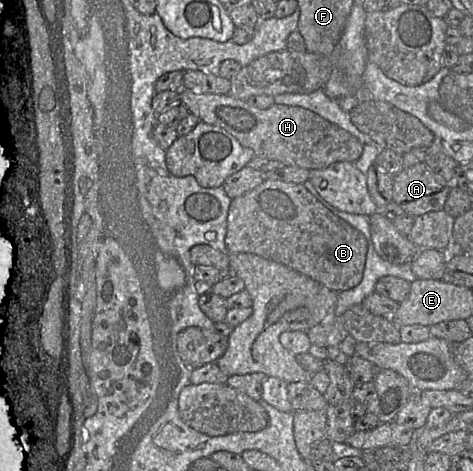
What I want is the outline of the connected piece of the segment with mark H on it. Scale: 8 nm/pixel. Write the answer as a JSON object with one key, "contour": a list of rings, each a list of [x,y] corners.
{"contour":[[[187,88],[179,91],[180,101],[189,113],[199,121],[221,127],[232,135],[244,147],[254,151],[255,156],[279,161],[284,166],[295,166],[306,170],[319,170],[337,162],[356,163],[363,152],[363,145],[353,135],[318,114],[298,106],[273,104],[267,109],[258,109],[245,100],[234,98],[230,94],[204,94]]]}

